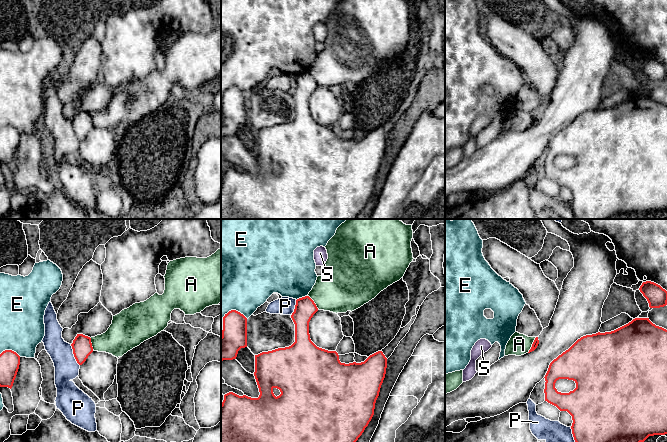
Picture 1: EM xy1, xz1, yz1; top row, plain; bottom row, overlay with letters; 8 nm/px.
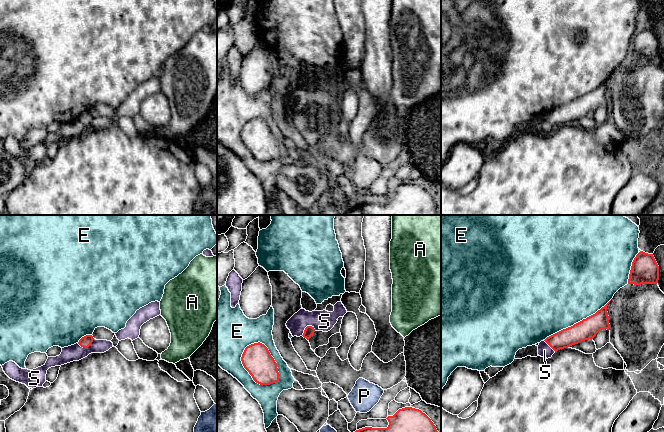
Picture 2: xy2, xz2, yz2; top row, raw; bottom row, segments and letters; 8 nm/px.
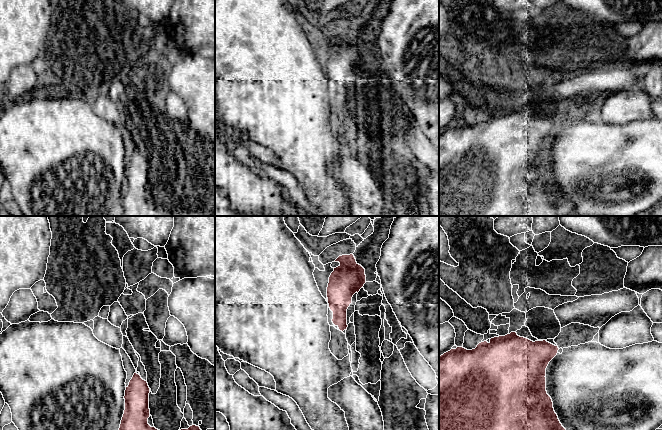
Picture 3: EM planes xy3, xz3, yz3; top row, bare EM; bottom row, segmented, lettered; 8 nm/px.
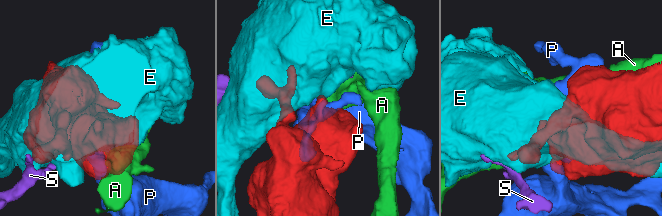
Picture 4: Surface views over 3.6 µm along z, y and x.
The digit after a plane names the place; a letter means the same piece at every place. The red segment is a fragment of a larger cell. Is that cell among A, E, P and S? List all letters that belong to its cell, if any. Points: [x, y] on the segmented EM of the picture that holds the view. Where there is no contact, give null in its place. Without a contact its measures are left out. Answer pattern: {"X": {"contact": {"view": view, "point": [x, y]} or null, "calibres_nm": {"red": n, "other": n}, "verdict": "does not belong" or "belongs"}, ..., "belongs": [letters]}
{"A": {"contact": {"view": "yz1", "point": [532, 345]}, "calibres_nm": {"red": 50, "other": 180}, "verdict": "does not belong"}, "E": {"contact": {"view": "xz2", "point": [270, 354]}, "calibres_nm": {"red": 240, "other": 200}, "verdict": "does not belong"}, "P": {"contact": {"view": "xy1", "point": [74, 355]}, "calibres_nm": {"red": 160, "other": 190}, "verdict": "does not belong"}, "S": {"contact": {"view": "xz2", "point": [306, 327]}, "calibres_nm": {"red": 80, "other": 160}, "verdict": "does not belong"}, "belongs": []}

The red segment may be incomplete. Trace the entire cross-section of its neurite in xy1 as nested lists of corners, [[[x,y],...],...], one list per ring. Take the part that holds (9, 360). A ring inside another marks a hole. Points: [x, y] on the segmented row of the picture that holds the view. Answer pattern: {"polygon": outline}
{"polygon": [[[5,350],[0,354],[0,387],[12,388],[20,365],[20,356]]]}

